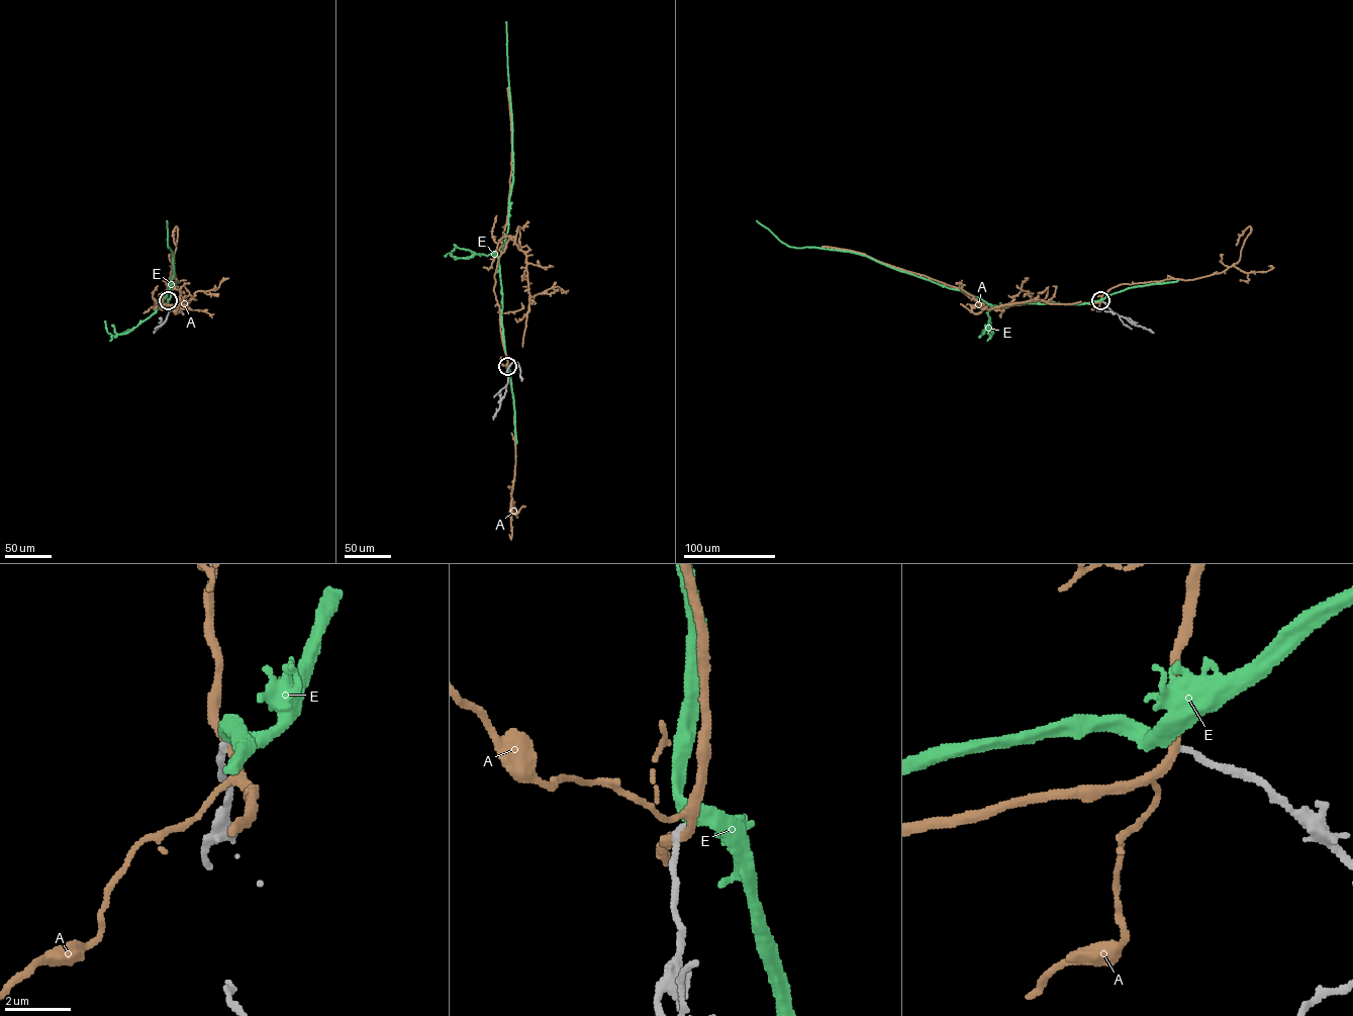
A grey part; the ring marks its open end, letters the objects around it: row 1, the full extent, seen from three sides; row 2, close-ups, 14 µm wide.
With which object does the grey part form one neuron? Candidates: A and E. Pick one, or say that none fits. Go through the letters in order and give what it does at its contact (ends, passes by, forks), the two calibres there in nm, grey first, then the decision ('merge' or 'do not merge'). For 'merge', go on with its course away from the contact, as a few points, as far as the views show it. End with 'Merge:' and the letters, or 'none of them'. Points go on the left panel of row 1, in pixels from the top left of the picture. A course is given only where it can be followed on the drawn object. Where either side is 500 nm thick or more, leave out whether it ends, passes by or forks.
A: it passes by; calibres 220 and 280 nm; do not merge
E: it passes by; calibres 180 and 380 nm; merge; course (168, 300), (159, 305), (169, 291), (174, 273), (173, 254), (168, 247), (167, 220)
Merge: E

